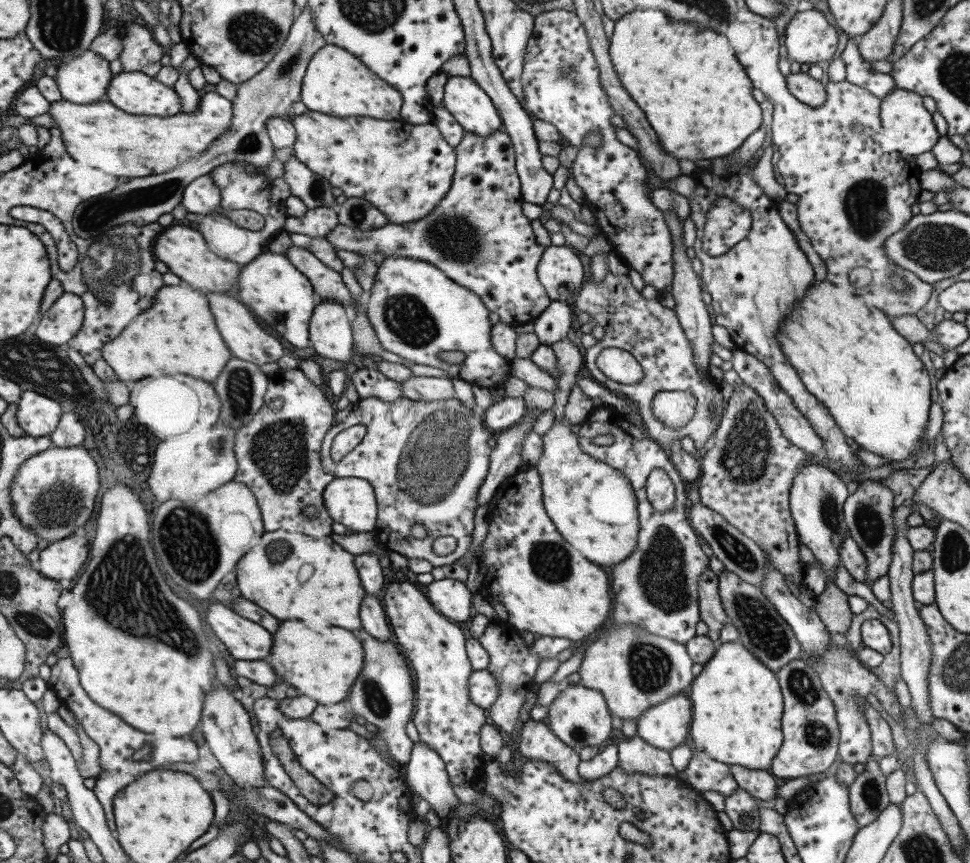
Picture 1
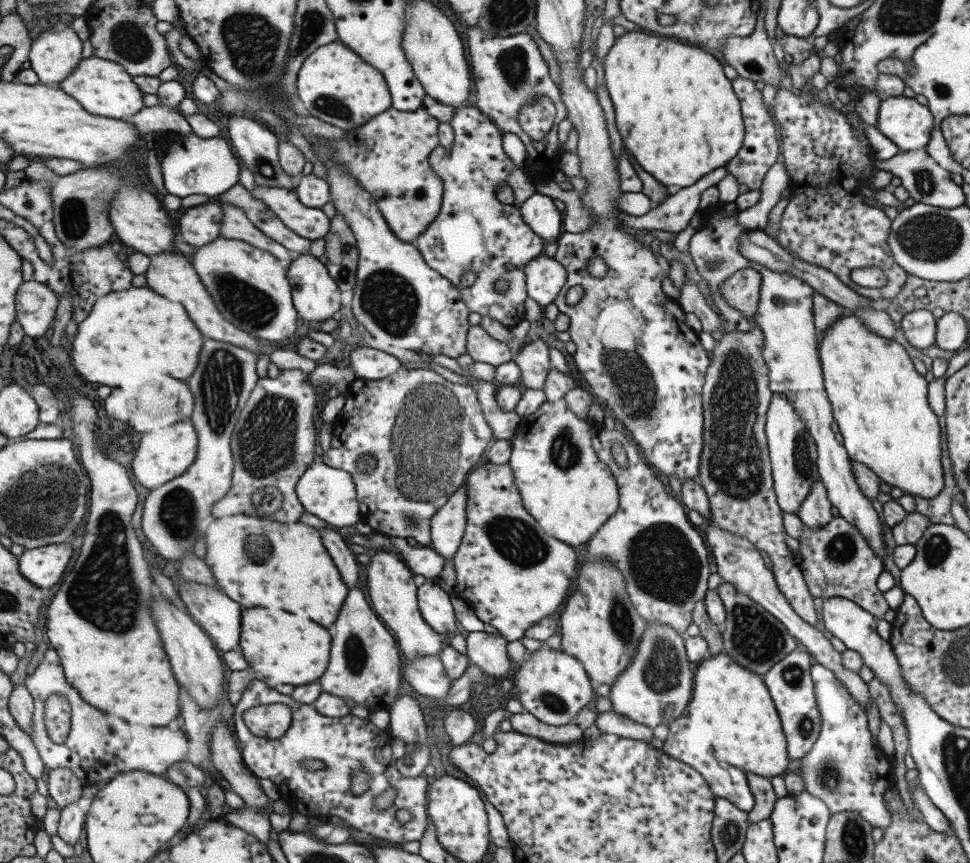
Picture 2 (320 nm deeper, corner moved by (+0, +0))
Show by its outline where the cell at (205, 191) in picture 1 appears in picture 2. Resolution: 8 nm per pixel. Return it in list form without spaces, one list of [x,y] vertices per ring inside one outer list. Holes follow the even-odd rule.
[[[160,131],[159,133],[162,137],[155,149],[162,153],[160,166],[163,184],[170,194],[181,198],[191,194],[204,194],[209,200],[213,200],[239,183],[241,164],[229,139],[203,138],[177,131]]]

